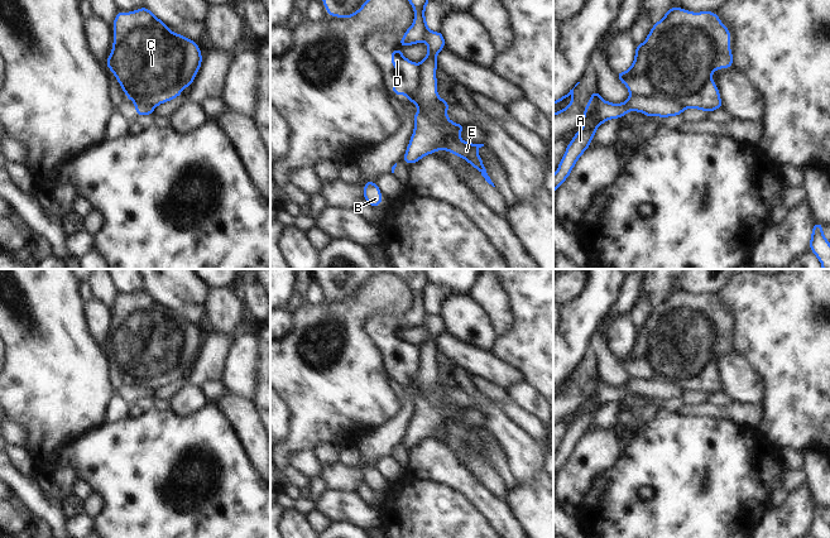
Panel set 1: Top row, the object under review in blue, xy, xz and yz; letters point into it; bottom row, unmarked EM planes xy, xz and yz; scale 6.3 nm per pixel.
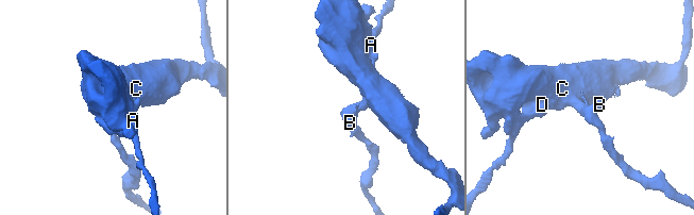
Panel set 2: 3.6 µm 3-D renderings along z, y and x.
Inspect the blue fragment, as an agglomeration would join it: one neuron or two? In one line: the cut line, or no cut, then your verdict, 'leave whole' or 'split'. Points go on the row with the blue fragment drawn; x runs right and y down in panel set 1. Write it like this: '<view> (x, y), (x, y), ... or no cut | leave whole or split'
yz (631, 95), (675, 100), (682, 109) | split

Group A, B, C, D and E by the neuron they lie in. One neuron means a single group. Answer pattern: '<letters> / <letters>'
A / B C D E

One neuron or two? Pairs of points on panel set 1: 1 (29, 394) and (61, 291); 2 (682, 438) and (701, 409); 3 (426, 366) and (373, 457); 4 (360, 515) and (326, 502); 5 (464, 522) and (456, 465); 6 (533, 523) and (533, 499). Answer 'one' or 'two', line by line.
1: one
2: two
3: one
4: one
5: two
6: one

